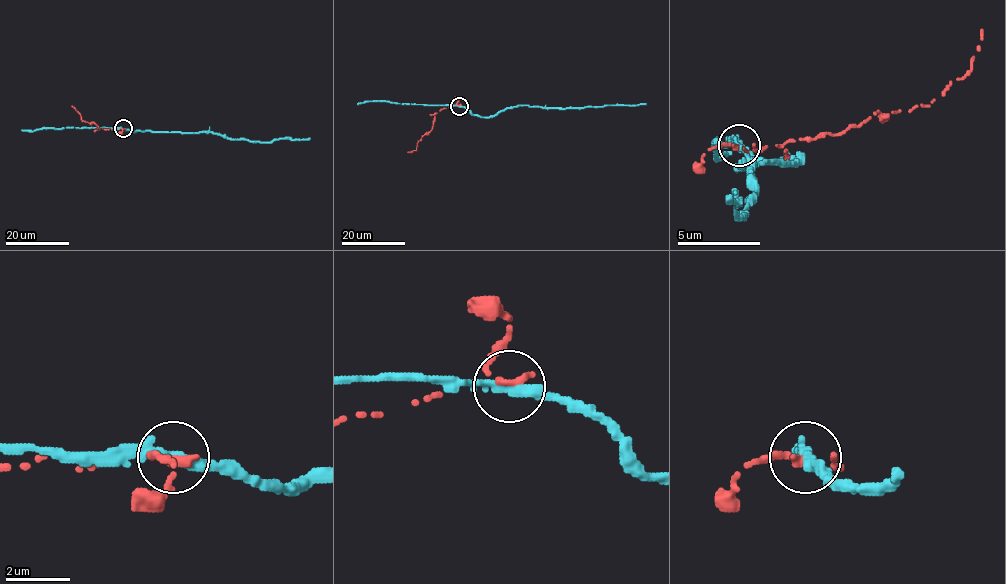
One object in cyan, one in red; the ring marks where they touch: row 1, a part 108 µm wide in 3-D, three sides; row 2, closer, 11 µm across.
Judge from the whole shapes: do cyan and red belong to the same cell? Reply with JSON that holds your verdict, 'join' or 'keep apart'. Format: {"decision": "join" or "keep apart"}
{"decision": "keep apart"}

